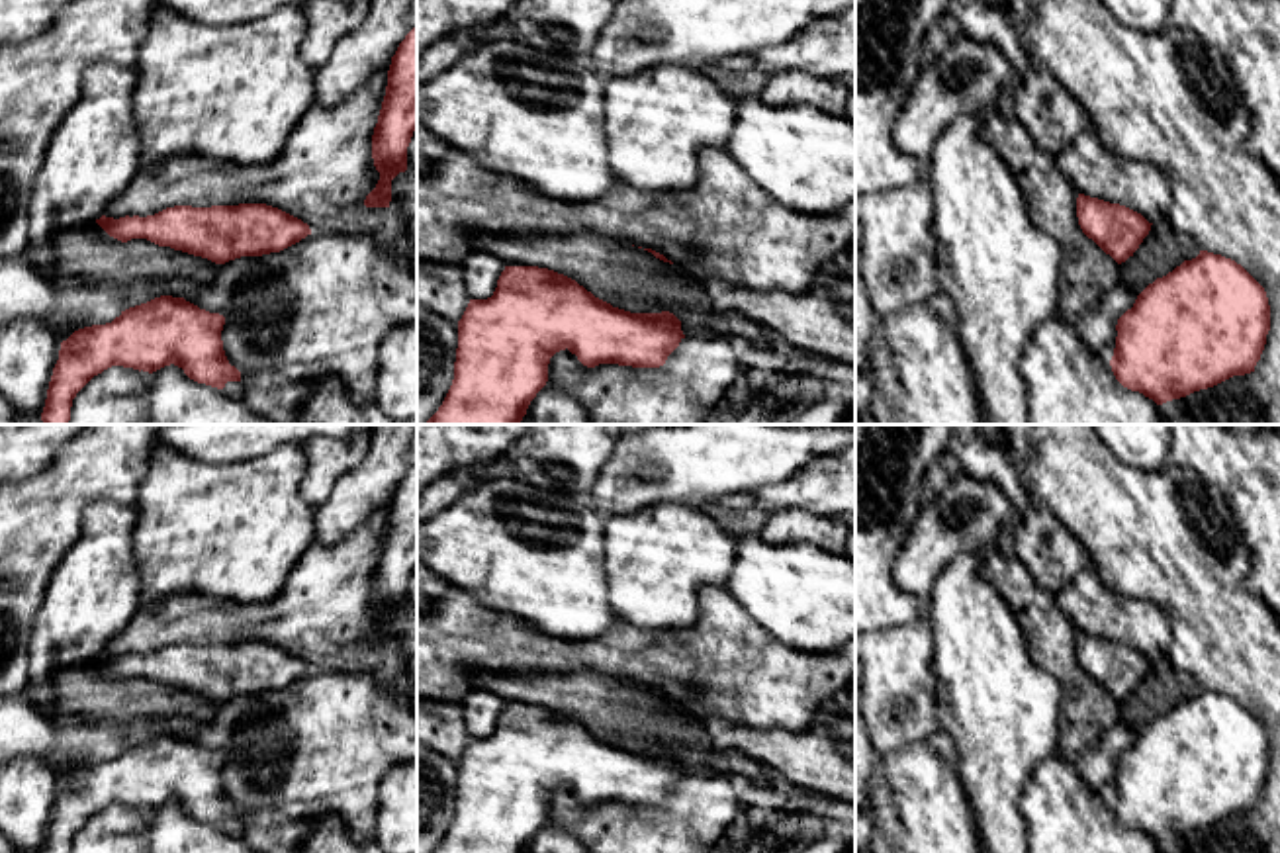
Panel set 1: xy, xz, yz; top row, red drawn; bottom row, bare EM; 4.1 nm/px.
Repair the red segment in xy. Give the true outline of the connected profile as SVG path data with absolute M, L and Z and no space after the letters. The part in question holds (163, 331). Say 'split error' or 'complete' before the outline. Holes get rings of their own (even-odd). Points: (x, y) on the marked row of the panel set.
complete | M160 295L121 311L112 323L74 331L61 342L41 425L69 425L76 393L112 366L153 374L174 364L190 380L217 389L241 382L223 350L223 325L219 313Z

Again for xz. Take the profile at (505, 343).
complete | M505 266L493 295L470 299L458 321L454 380L425 425L521 425L530 401L548 382L548 364L556 352L568 348L587 368L660 368L683 338L681 321L669 311L630 313L554 270Z

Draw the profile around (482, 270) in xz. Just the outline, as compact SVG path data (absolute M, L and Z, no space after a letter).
M474 248L464 266L464 284L470 293L470 299L487 299L497 288L497 280L505 270L505 264L495 258L491 252Z

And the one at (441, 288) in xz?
M444 260L417 262L417 303L458 323L470 303L470 293L464 284L464 266Z

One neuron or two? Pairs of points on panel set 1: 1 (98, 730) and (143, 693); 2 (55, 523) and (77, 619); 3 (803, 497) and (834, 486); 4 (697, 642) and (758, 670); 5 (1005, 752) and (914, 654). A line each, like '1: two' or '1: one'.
1: two
2: two
3: one
4: one
5: two

